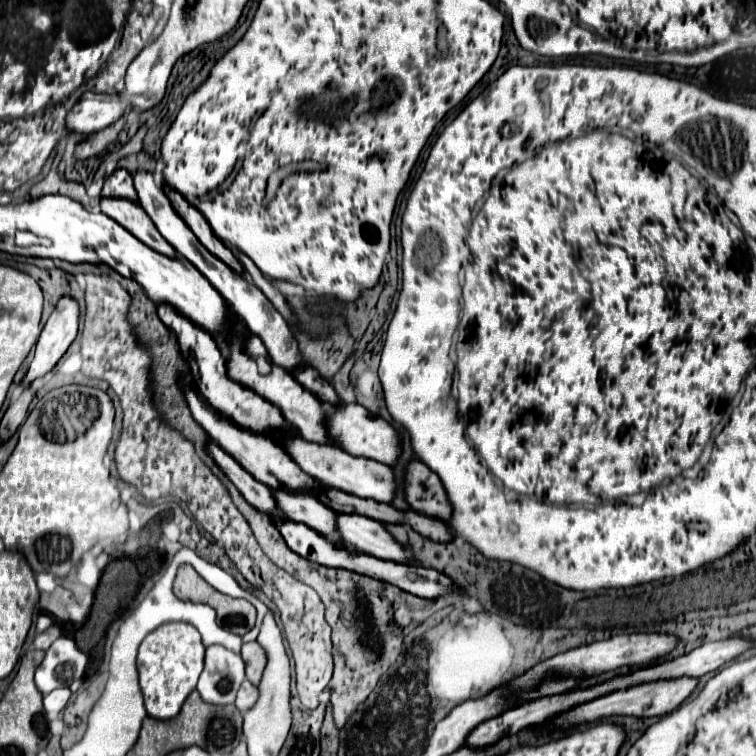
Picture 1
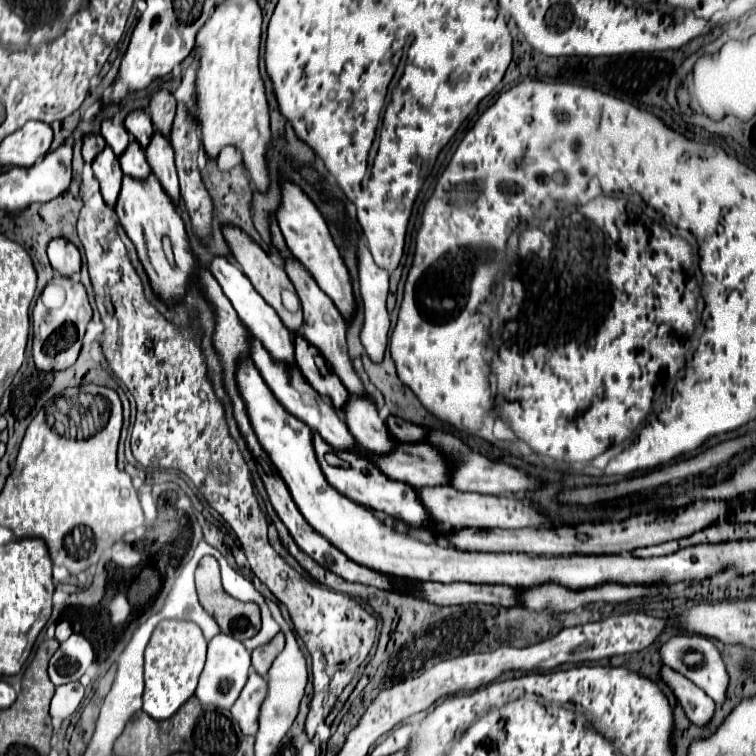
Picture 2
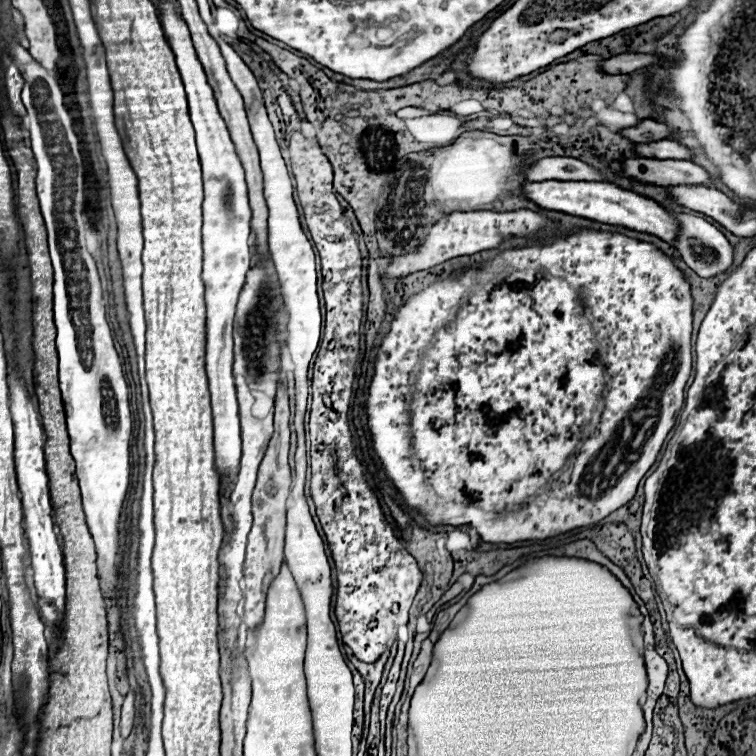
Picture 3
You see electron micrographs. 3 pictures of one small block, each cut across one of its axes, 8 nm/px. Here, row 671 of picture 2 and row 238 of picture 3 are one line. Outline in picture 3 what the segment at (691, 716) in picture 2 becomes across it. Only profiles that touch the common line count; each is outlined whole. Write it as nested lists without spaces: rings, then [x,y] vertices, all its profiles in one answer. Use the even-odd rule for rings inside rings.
[[[558,180],[528,182],[524,186],[524,196],[536,202],[544,210],[558,210],[558,212],[590,218],[590,220],[604,222],[604,224],[616,224],[616,226],[624,226],[630,230],[648,232],[670,244],[674,242],[676,232],[678,232],[678,224],[674,216],[668,214],[654,200],[622,190],[614,184],[606,184],[606,182],[558,182]]]

